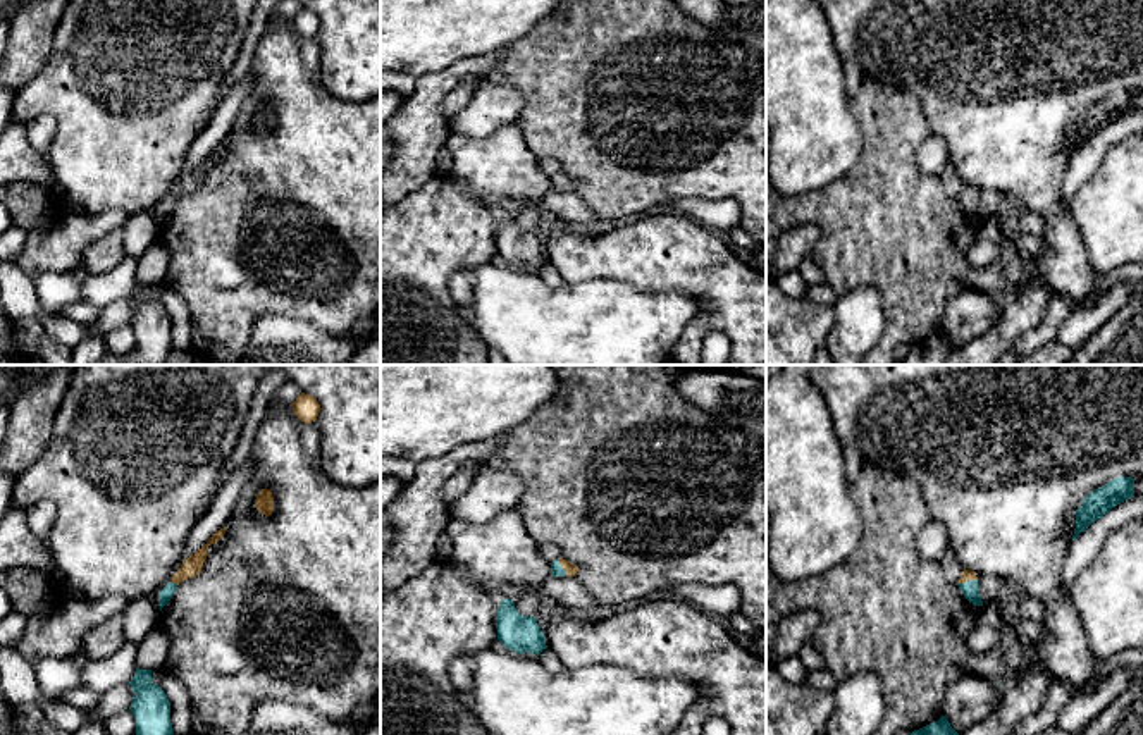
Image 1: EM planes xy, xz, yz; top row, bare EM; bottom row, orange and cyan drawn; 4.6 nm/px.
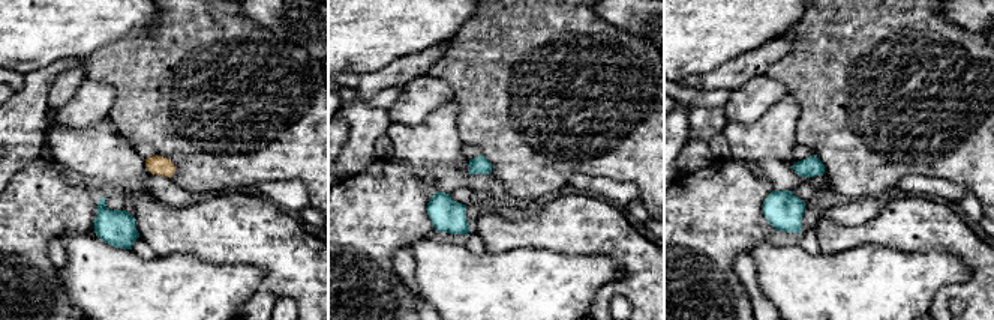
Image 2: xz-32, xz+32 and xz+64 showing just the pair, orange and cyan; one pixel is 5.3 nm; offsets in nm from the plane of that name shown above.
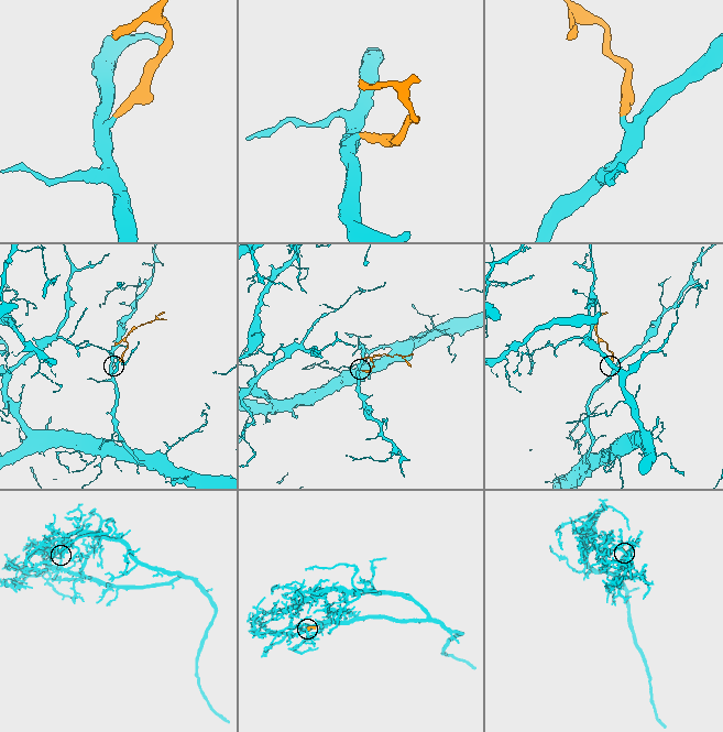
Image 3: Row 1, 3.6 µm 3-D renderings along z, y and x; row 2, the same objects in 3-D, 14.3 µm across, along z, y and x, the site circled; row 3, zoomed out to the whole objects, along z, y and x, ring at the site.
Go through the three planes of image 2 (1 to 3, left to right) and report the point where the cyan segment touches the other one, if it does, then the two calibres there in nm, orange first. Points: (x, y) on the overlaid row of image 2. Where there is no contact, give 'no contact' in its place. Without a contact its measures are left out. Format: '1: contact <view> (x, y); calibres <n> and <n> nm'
1: no contact
2: no contact
3: no contact

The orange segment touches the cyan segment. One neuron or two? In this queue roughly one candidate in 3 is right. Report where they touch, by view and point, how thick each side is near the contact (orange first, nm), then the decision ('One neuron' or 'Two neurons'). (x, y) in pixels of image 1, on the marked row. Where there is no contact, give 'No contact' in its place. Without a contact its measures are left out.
Touches orange at xz (562, 567). Thickness 60 nm (orange) against 60 nm. One neuron

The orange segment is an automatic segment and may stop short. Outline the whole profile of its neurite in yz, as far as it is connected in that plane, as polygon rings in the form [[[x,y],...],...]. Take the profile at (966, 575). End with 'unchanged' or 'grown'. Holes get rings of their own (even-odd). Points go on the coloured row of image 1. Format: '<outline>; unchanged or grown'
[[[962,570],[959,589],[969,602],[973,602],[974,606],[983,606],[983,601],[979,597],[978,577],[974,571]]]; grown

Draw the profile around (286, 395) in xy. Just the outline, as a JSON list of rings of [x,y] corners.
[[[287,380],[282,387],[275,391],[274,398],[270,399],[270,405],[272,403],[293,405],[300,394],[301,391],[293,382]]]

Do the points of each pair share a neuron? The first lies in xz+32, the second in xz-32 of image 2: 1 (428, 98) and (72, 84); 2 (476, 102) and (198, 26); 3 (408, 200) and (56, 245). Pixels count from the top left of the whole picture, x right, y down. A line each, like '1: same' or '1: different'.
1: different
2: same
3: different

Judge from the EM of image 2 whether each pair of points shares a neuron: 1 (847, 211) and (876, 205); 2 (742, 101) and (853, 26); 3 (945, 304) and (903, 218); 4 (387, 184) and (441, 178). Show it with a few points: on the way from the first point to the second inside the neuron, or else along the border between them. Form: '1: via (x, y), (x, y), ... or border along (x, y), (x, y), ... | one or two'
1: via (855, 211), (868, 208) | one
2: border along (765, 74), (775, 78), (787, 93) | two
3: via (973, 280), (976, 262), (942, 227), (933, 224) | one
4: border along (431, 178), (437, 191) | two

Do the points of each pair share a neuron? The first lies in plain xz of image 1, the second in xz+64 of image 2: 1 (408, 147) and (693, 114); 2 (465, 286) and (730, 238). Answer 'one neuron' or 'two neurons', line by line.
1: one neuron
2: two neurons

